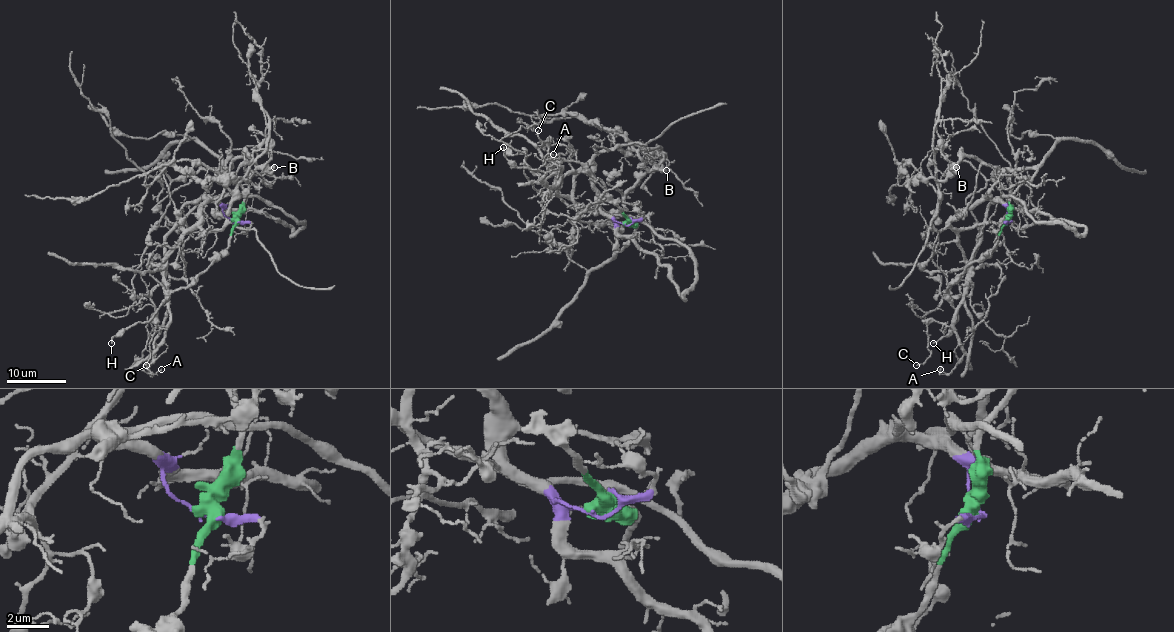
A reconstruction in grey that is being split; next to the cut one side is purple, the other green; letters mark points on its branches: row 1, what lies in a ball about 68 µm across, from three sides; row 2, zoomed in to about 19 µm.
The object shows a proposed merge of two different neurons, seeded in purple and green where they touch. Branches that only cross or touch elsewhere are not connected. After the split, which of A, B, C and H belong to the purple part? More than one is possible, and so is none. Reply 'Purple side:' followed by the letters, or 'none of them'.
Purple side: A, C

